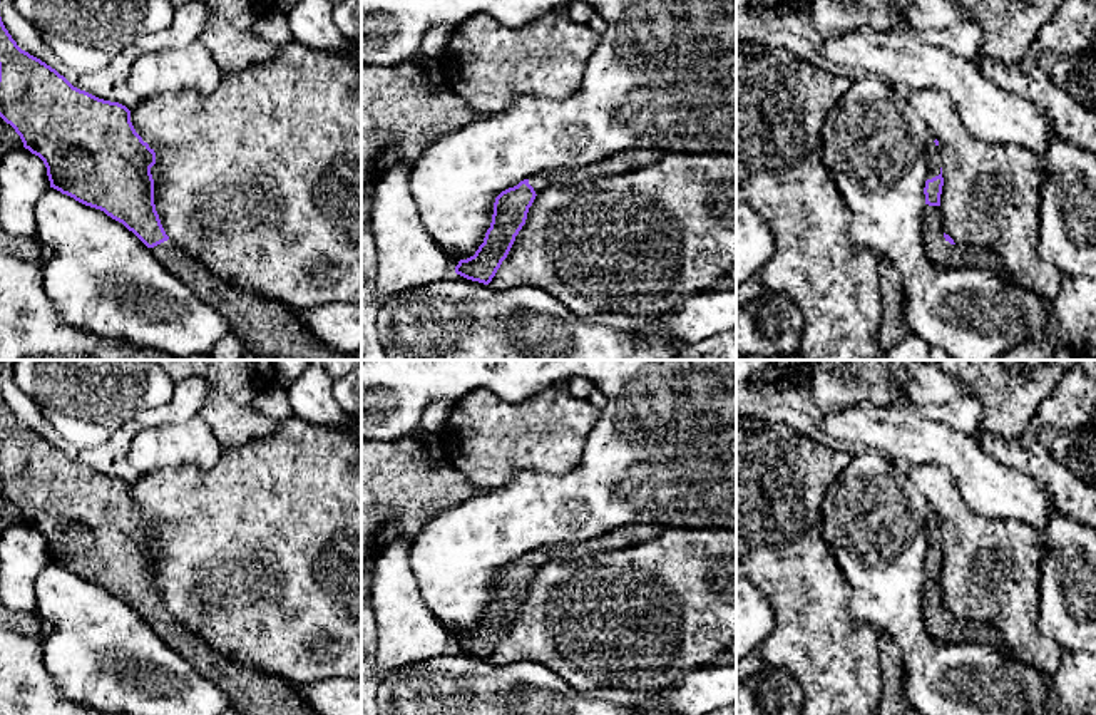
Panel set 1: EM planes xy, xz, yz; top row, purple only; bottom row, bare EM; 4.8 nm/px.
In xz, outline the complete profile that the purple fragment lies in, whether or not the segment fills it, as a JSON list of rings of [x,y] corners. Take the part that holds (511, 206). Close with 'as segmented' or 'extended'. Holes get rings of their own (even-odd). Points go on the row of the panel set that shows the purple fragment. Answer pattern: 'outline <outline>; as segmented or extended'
outline [[[629,149],[589,166],[534,174],[517,186],[502,191],[495,198],[492,223],[484,243],[474,256],[458,261],[455,273],[467,280],[489,285],[507,258],[515,236],[525,224],[535,196],[545,188],[587,184],[606,176],[641,169],[656,162],[661,154],[658,149]]]; extended

